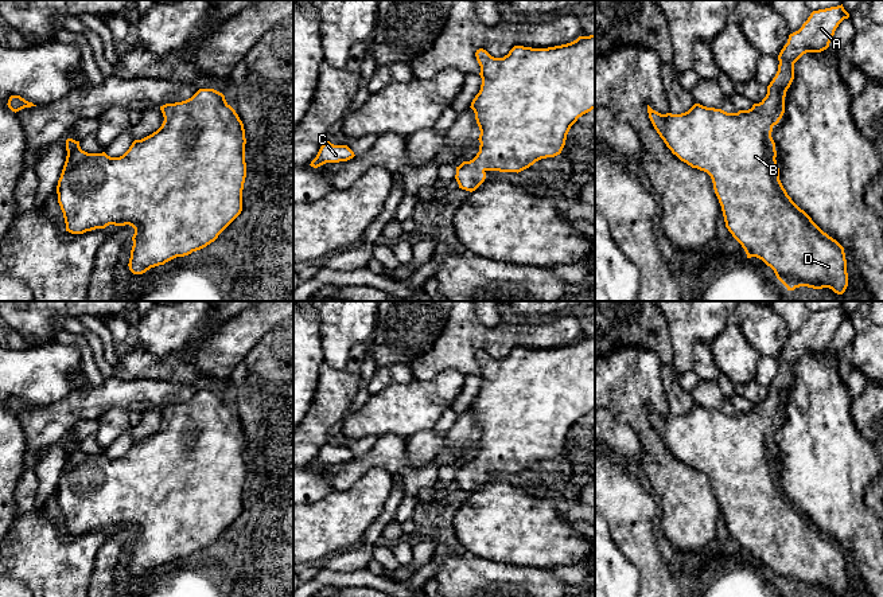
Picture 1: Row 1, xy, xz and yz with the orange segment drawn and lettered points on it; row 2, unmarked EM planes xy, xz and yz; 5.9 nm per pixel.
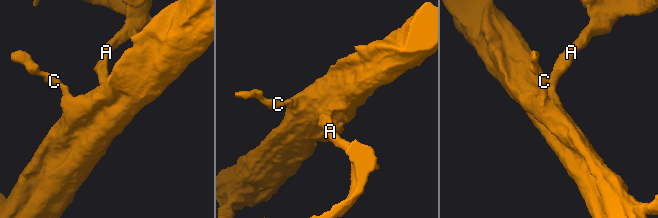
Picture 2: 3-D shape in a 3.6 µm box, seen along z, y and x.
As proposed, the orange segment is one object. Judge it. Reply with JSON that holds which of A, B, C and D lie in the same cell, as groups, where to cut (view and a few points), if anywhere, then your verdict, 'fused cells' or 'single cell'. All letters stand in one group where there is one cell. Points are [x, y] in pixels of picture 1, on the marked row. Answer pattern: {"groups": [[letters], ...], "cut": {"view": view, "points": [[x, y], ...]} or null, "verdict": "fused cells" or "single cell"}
{"groups": [["A", "B", "C", "D"]], "cut": null, "verdict": "single cell"}

